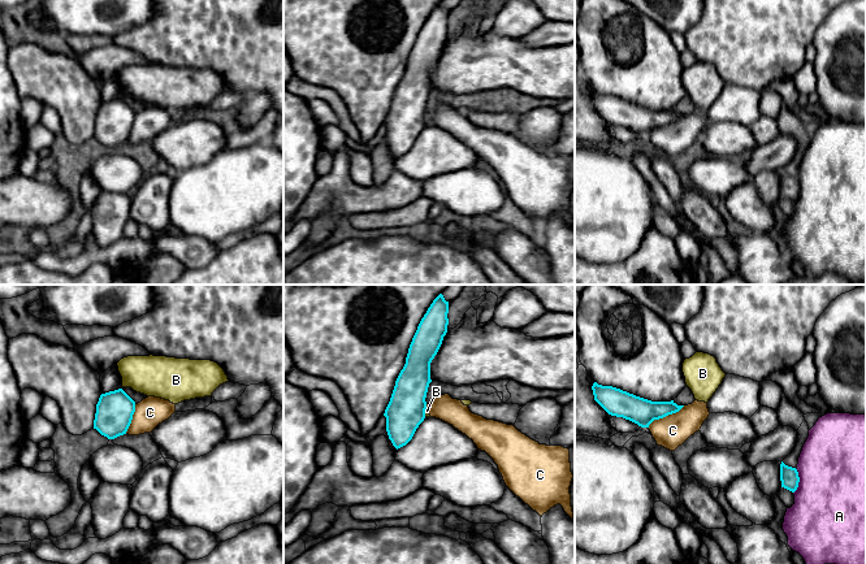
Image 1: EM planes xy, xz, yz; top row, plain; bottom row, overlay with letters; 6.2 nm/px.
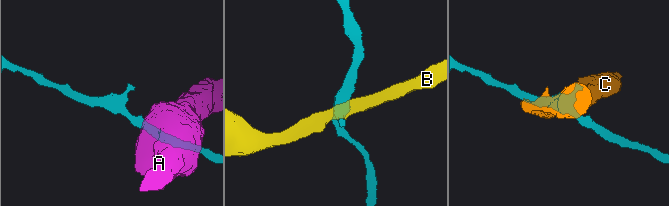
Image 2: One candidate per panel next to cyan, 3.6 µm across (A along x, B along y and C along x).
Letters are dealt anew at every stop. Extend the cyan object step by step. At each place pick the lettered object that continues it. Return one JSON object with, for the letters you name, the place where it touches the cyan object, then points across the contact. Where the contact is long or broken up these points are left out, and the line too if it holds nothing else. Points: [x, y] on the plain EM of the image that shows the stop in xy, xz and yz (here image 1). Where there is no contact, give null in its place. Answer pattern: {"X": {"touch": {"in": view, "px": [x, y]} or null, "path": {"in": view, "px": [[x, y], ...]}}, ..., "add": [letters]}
{"add": []}

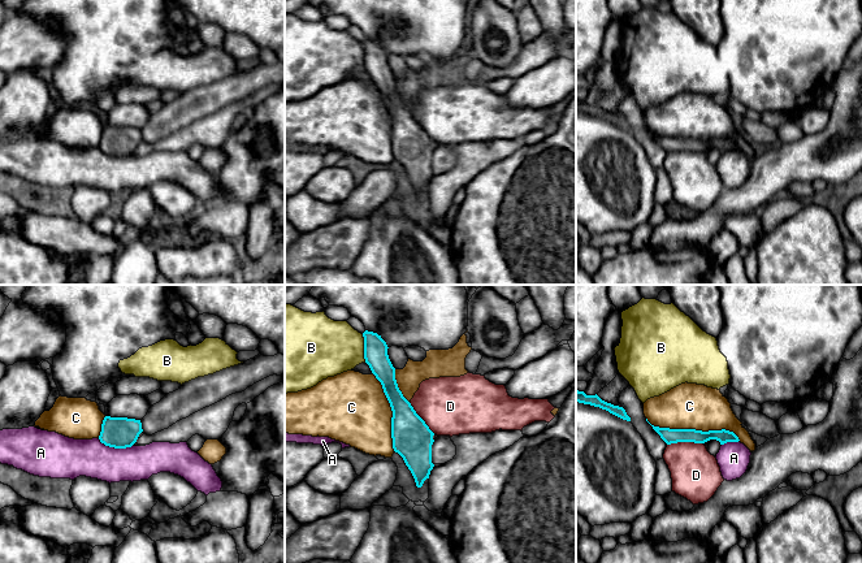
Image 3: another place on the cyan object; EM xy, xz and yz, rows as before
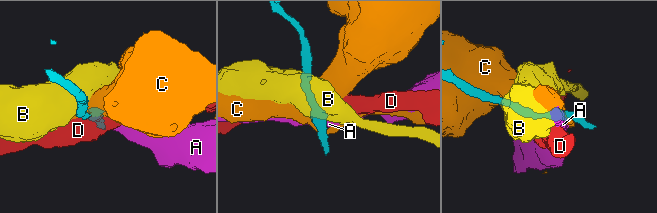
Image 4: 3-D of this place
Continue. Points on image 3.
{"add": []}

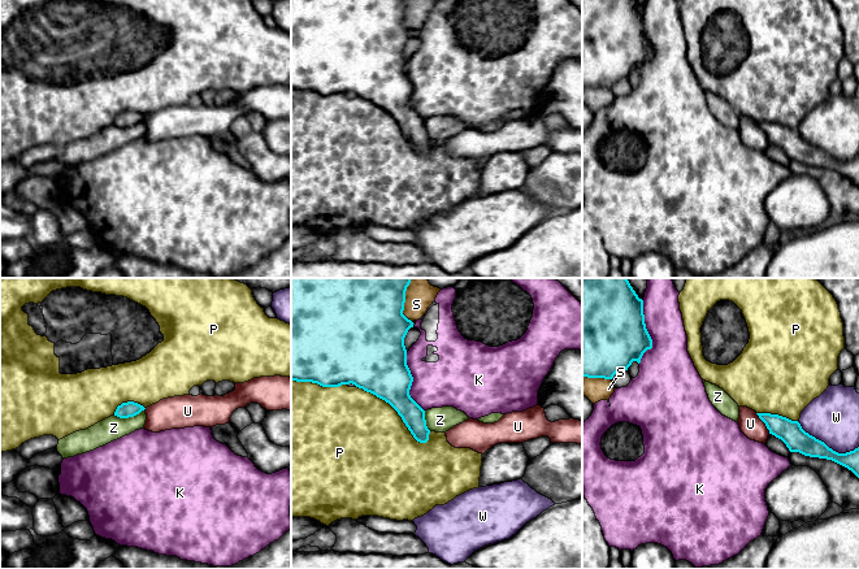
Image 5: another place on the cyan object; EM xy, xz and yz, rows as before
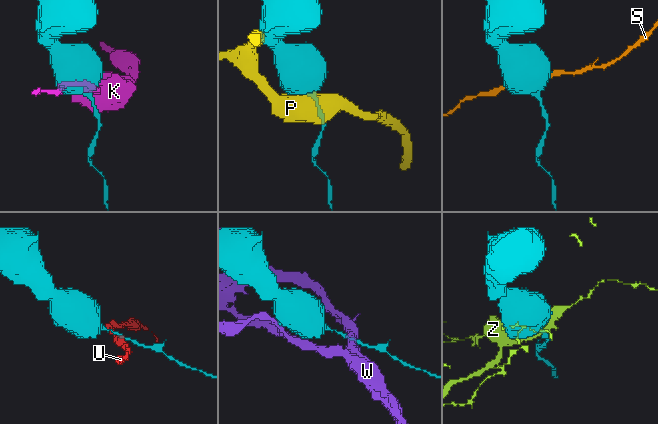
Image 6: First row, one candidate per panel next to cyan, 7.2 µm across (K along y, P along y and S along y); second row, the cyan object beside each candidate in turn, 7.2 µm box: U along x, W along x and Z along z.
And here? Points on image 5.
{"add": []}

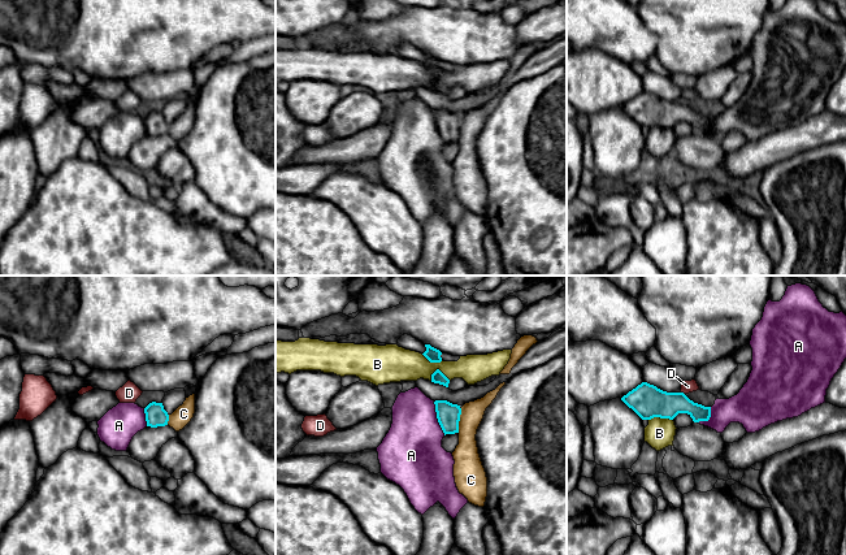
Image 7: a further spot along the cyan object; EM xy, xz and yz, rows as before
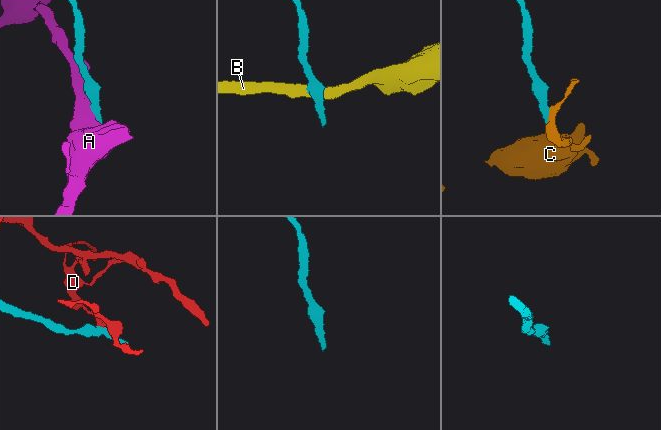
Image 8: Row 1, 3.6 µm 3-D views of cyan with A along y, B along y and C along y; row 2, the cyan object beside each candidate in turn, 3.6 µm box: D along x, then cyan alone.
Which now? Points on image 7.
{"add": []}

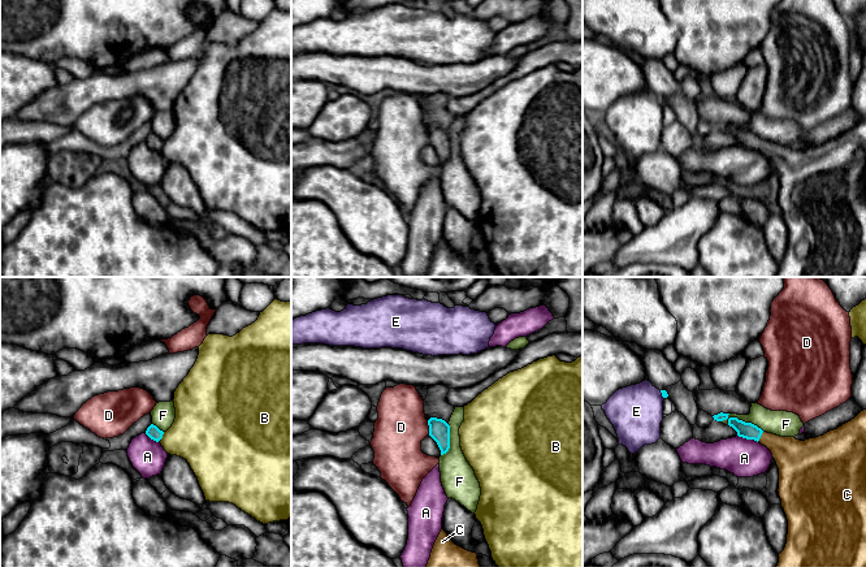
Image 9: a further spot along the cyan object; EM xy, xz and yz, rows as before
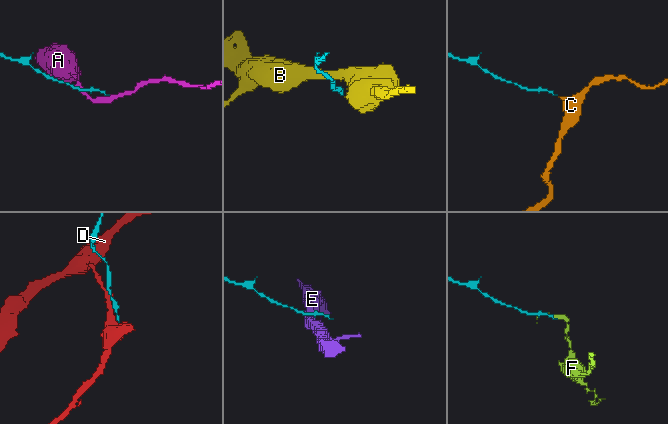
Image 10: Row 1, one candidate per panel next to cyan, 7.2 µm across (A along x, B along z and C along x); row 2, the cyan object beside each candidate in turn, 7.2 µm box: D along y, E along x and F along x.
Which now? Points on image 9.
{"C": {"touch": {"in": "yz", "px": [760, 146]}, "path": {"in": "yz", "px": [[748, 139], [754, 141], [760, 146], [774, 151], [793, 167]]}}, "add": ["C"]}

